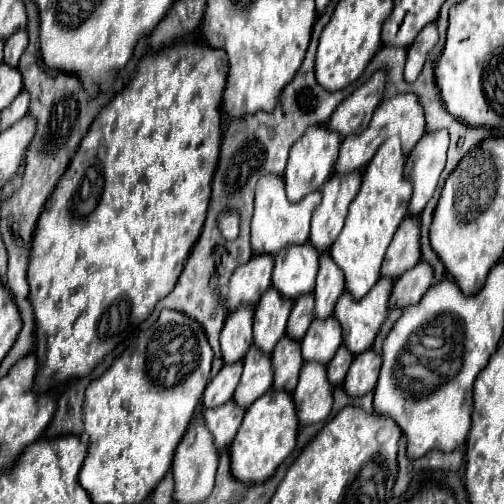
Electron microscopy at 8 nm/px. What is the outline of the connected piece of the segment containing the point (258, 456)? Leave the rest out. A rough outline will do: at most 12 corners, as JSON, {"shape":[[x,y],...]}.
{"shape":[[267,391],[231,443],[231,473],[263,483],[291,455],[293,399]]}

